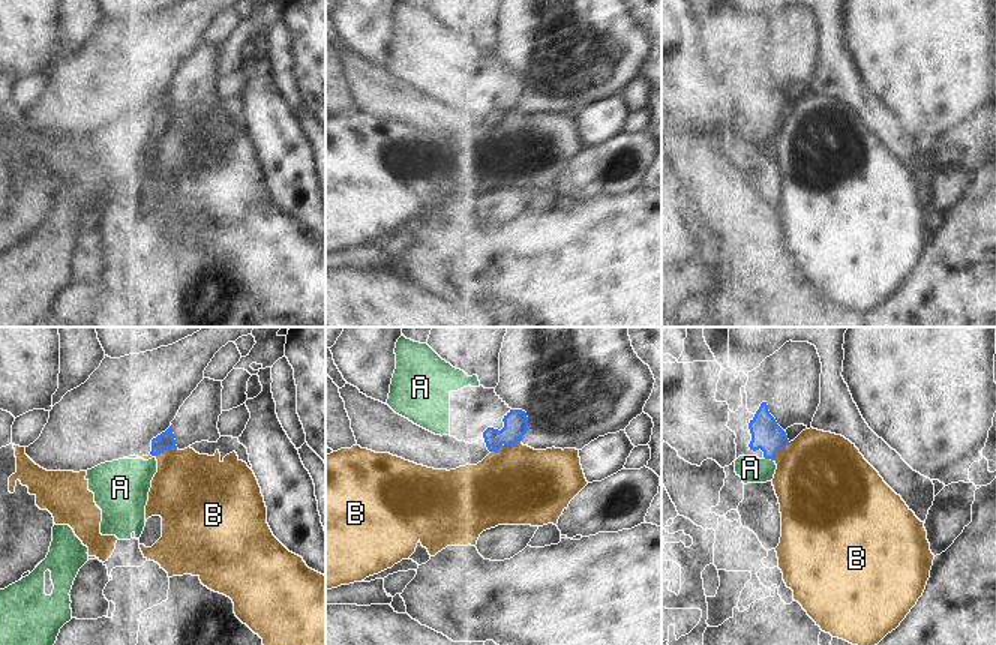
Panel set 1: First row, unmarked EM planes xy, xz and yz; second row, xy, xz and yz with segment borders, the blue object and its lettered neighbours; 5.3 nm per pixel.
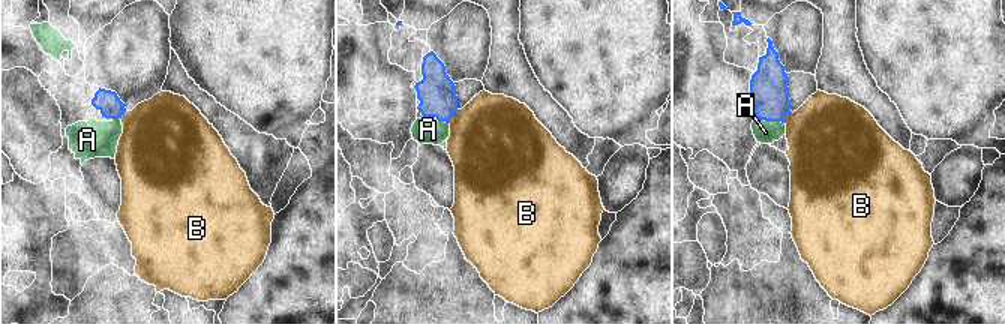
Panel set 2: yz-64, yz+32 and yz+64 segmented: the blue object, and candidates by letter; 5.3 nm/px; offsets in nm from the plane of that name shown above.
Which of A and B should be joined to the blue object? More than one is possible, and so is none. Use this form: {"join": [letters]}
{"join": ["A"]}

